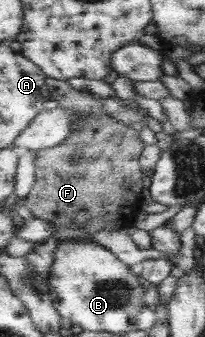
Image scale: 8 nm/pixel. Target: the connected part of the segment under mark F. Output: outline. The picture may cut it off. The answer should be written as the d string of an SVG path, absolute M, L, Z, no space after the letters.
M47 78L48 88L52 93L52 99L58 102L59 107L70 108L74 112L80 112L82 116L85 117L78 126L78 129L75 129L72 132L72 135L68 136L68 139L65 139L63 143L59 143L57 146L46 148L38 152L37 157L37 182L33 191L26 197L25 206L29 209L31 214L34 217L53 223L57 227L57 234L53 238L57 241L85 241L91 240L91 235L103 230L125 230L129 226L133 226L135 216L140 212L139 206L141 203L141 197L143 197L143 166L141 166L140 156L142 155L143 149L146 146L139 138L139 131L127 126L125 123L116 121L111 115L108 115L108 112L103 108L103 99L96 95L93 95L89 92L85 92L81 89L75 89L73 86L70 86L66 80L59 80L55 78Z

